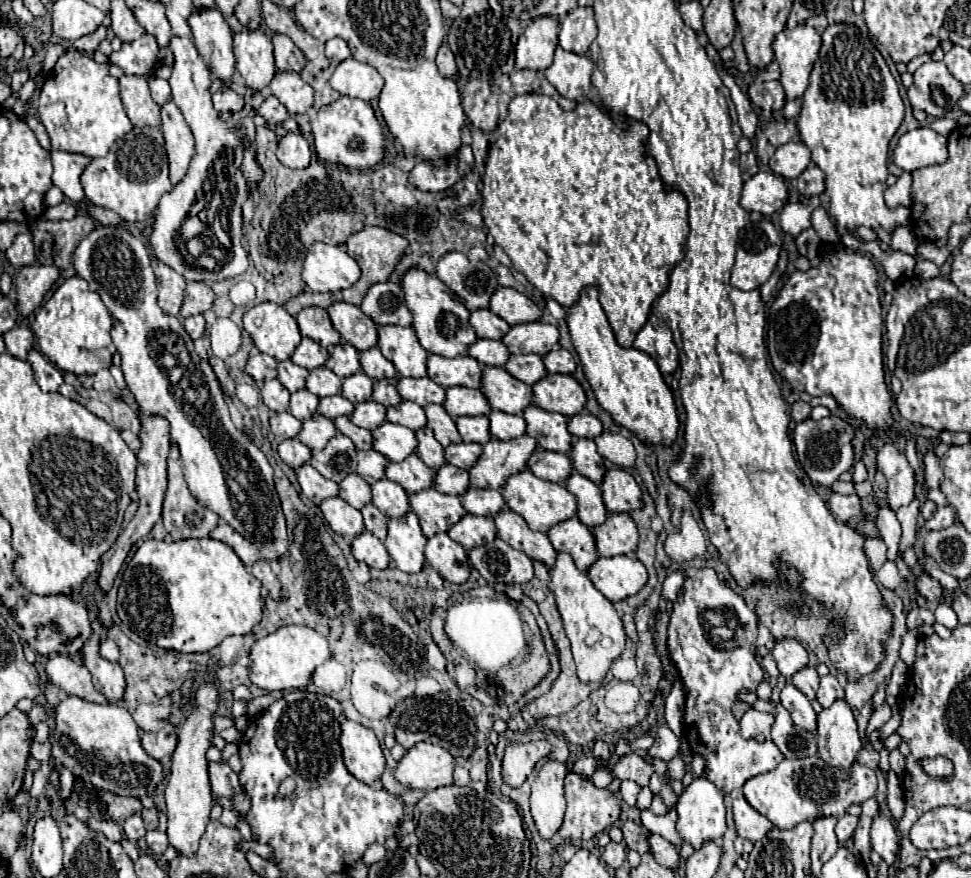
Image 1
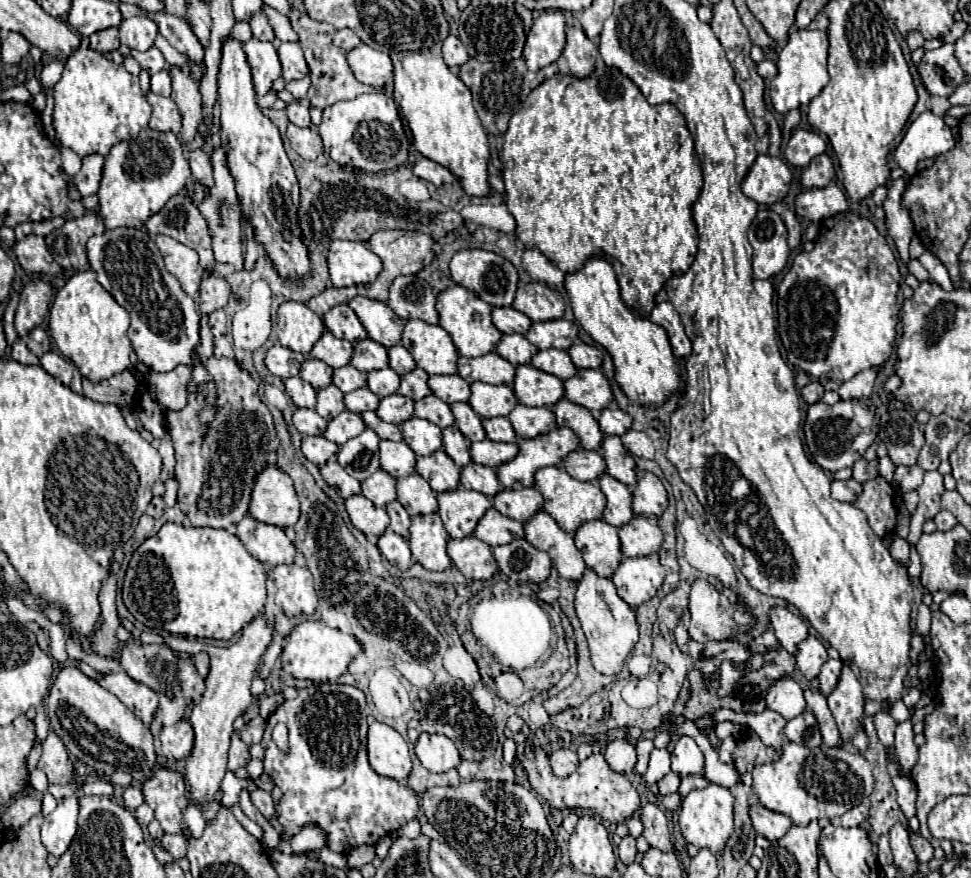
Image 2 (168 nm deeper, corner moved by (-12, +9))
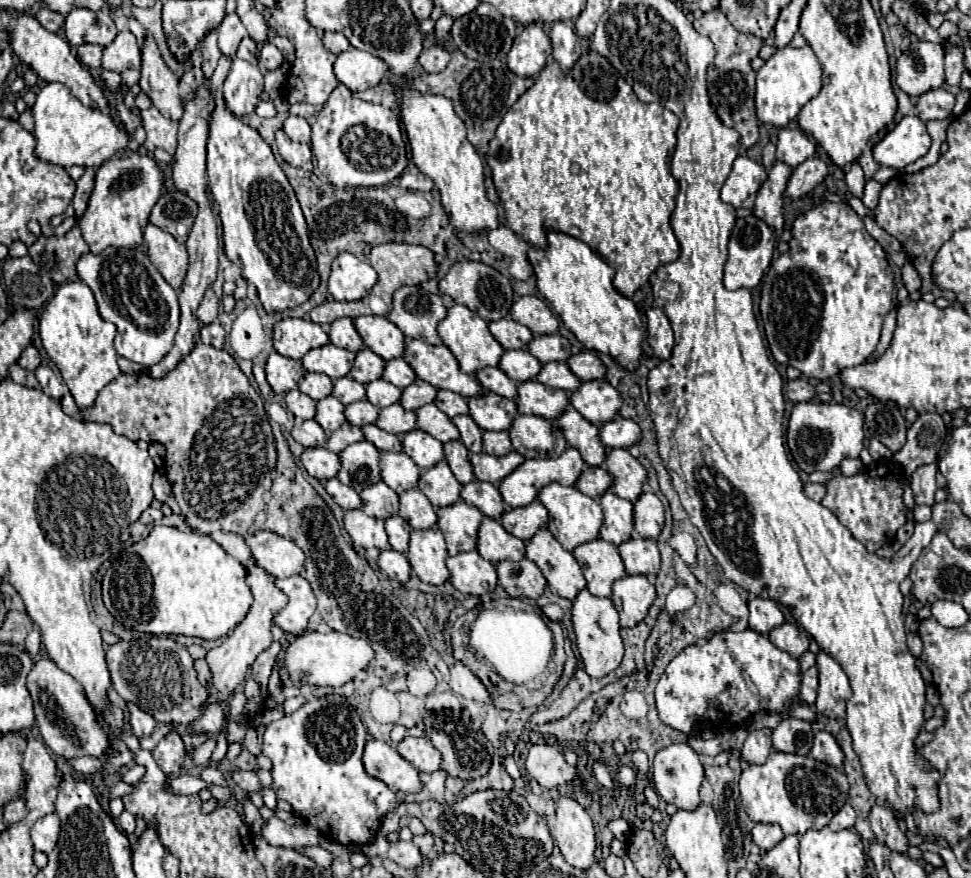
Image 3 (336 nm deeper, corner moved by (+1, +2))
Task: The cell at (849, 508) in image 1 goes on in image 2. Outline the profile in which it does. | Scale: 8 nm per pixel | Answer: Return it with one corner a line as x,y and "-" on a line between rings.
847,479
847,481
833,481
831,483
831,497
837,501
847,501
853,503
859,495
863,493
863,485
855,479

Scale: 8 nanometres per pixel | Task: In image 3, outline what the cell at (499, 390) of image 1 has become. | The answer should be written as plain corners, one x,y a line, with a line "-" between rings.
528,380
518,386
518,412
546,416
548,420
556,420
570,406
570,398
566,390
554,390
550,386
540,384
538,380

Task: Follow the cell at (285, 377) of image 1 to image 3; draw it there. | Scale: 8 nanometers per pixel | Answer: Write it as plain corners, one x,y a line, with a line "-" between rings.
306,372
304,378
300,380
298,388
308,394
312,400
322,400
332,394
334,382
326,374
316,374
316,372

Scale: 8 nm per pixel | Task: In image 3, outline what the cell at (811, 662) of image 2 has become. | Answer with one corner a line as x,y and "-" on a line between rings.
784,622
782,626
770,630
768,638
776,648
790,652
790,656
794,656
794,658
800,658
808,650
808,644
810,644
808,634
792,622

